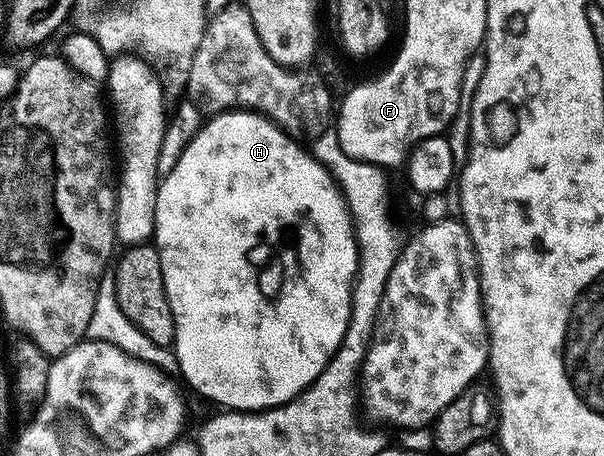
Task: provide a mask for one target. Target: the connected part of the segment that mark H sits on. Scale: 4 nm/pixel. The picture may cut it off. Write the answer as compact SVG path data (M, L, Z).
M234 110L231 112L219 112L212 118L206 119L201 128L190 140L190 144L181 152L180 158L173 164L173 168L164 173L163 179L157 185L157 201L155 202L154 233L155 244L159 249L161 258L161 269L163 270L163 286L167 294L167 302L171 306L171 314L175 322L175 334L173 335L173 352L177 355L179 376L182 381L186 380L195 391L201 396L206 396L209 400L221 404L222 409L236 410L239 412L263 412L267 408L278 408L281 404L286 404L288 400L294 400L331 362L335 350L339 350L339 342L343 342L343 334L347 334L347 322L351 318L351 294L353 293L353 279L357 276L357 235L353 233L353 220L349 217L349 207L345 205L345 199L341 197L341 192L337 188L337 183L333 181L333 175L321 165L313 156L312 151L305 152L300 143L289 136L283 129L278 128L272 120L261 115L260 112L248 110Z

